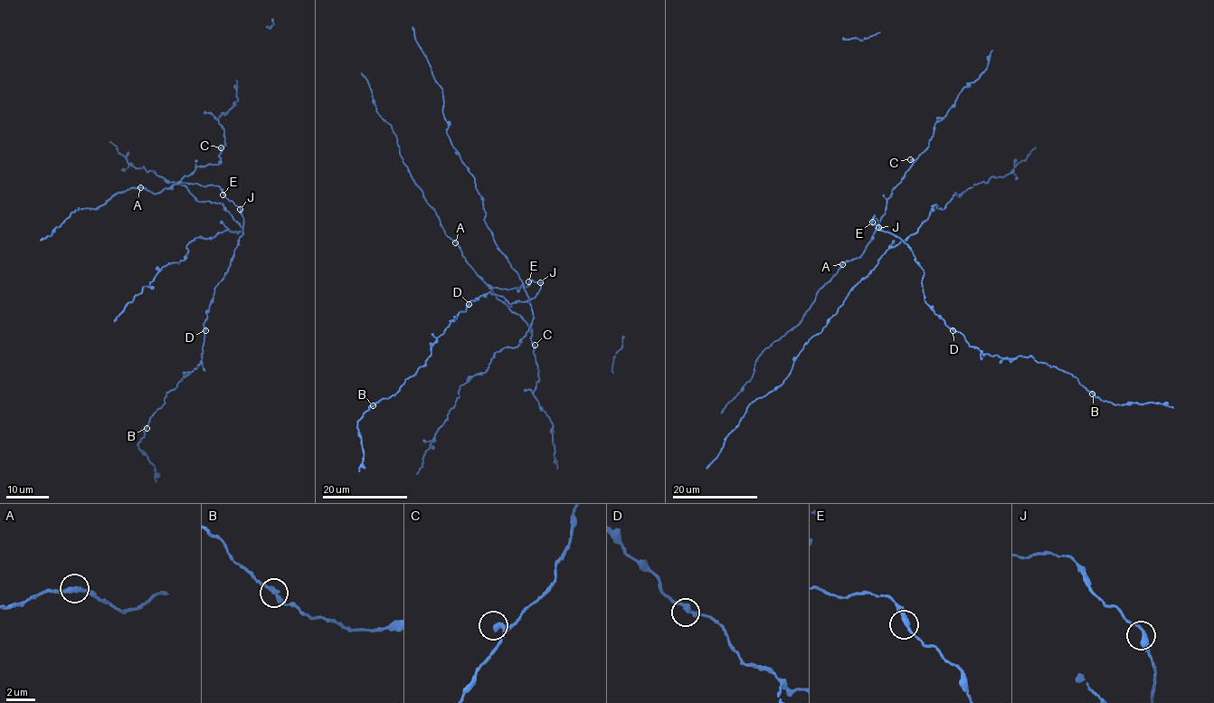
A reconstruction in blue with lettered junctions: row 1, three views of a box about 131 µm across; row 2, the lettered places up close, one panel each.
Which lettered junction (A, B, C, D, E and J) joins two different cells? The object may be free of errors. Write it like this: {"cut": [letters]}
{"cut": []}

